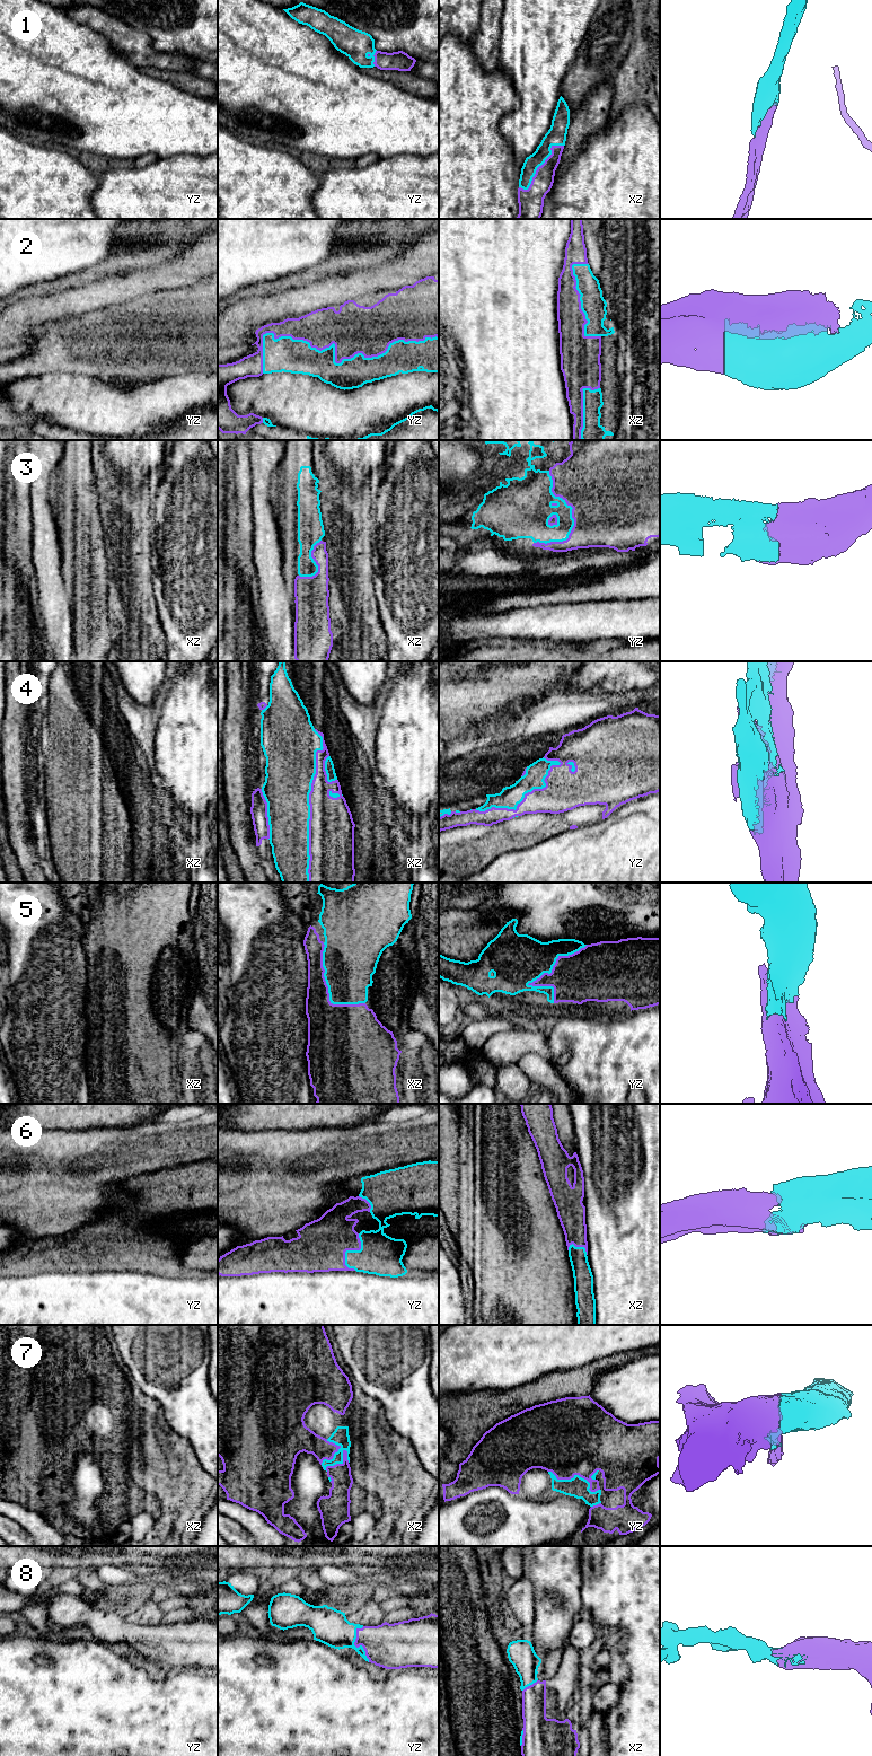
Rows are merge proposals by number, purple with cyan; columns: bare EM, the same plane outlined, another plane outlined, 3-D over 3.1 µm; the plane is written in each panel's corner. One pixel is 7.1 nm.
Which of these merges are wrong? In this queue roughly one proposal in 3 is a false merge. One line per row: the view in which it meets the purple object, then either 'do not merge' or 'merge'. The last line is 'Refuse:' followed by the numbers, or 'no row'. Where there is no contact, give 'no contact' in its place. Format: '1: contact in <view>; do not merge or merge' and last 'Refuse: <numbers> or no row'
1: contact in xz; merge
2: contact in yz; merge
3: contact in yz; merge
4: contact in xz; merge
5: contact in yz; merge
6: contact in yz; merge
7: contact in xz; merge
8: contact in yz; merge
Refuse: no row

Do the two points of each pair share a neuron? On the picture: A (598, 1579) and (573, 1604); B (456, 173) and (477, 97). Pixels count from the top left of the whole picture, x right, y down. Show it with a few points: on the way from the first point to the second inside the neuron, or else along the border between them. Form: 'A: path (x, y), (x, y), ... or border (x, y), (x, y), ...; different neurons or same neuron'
A: border (581, 1569), (582, 1586), (580, 1601), (584, 1614); different neurons
B: path (456, 154), (456, 119), (458, 116); same neuron

